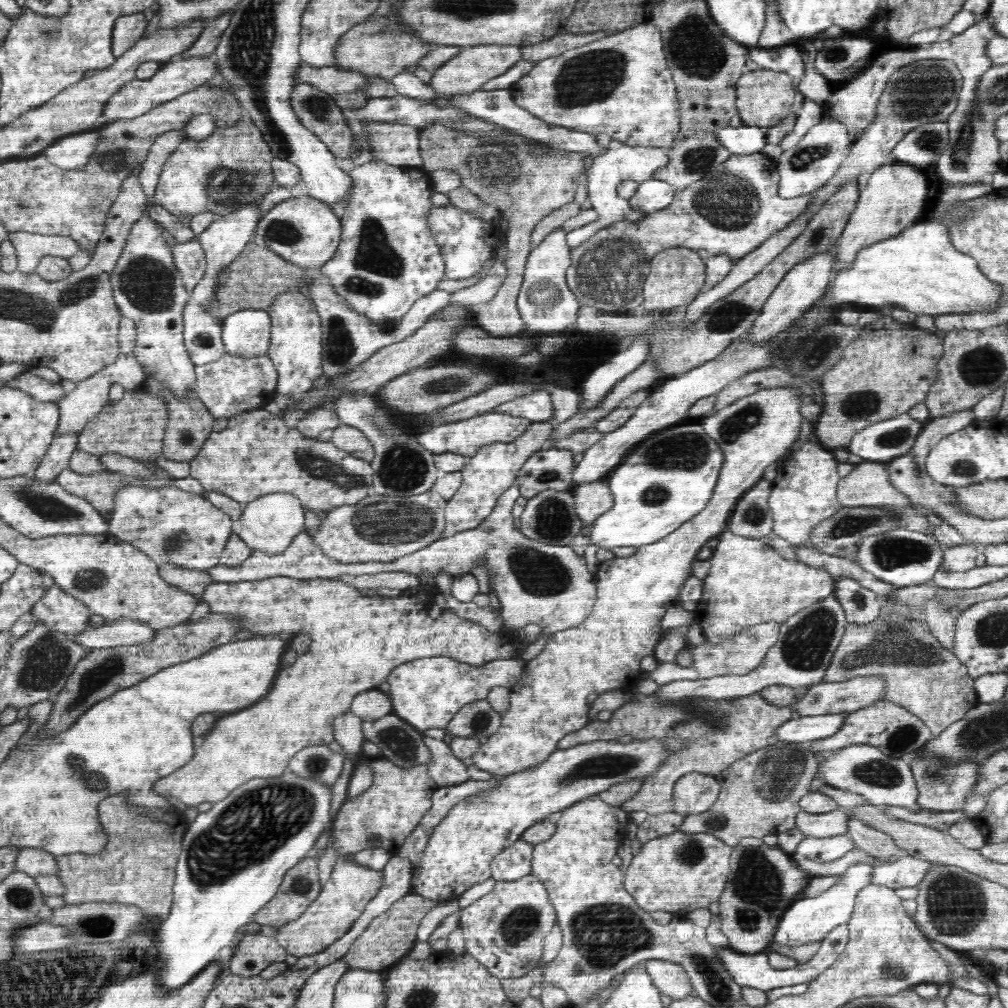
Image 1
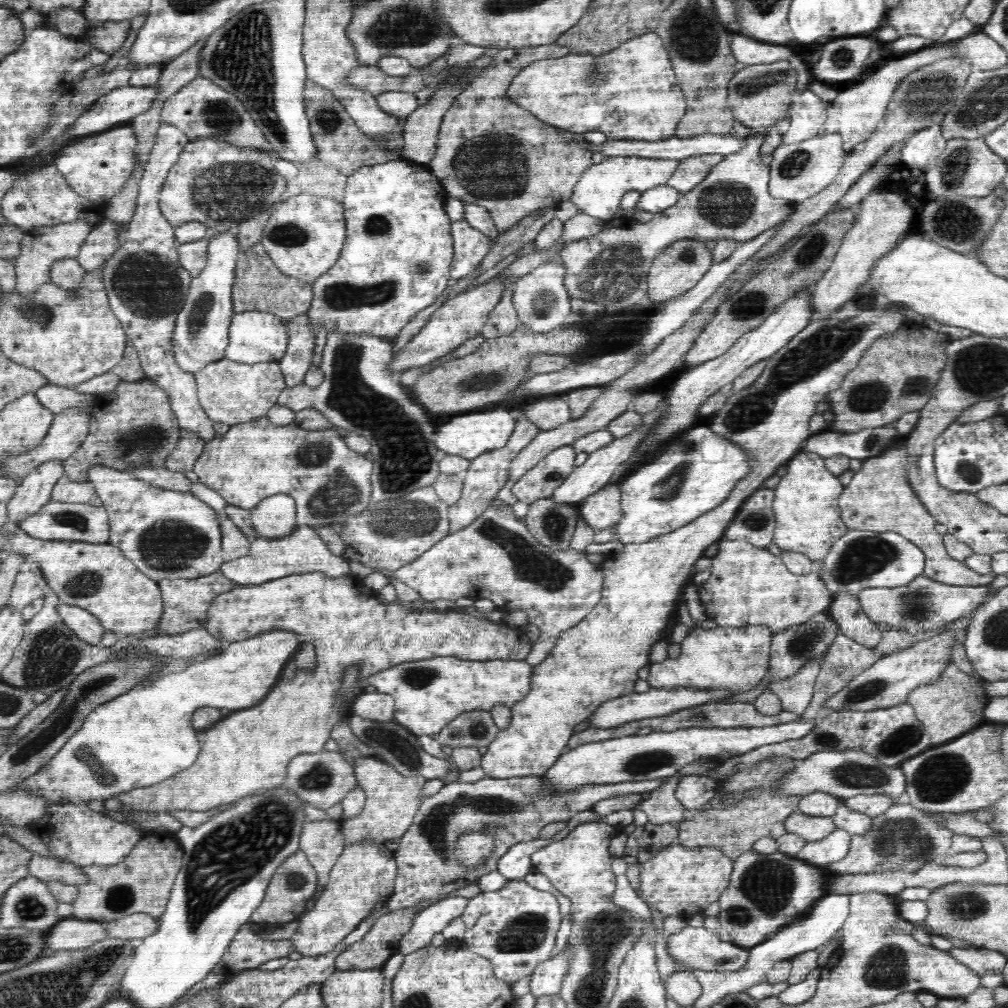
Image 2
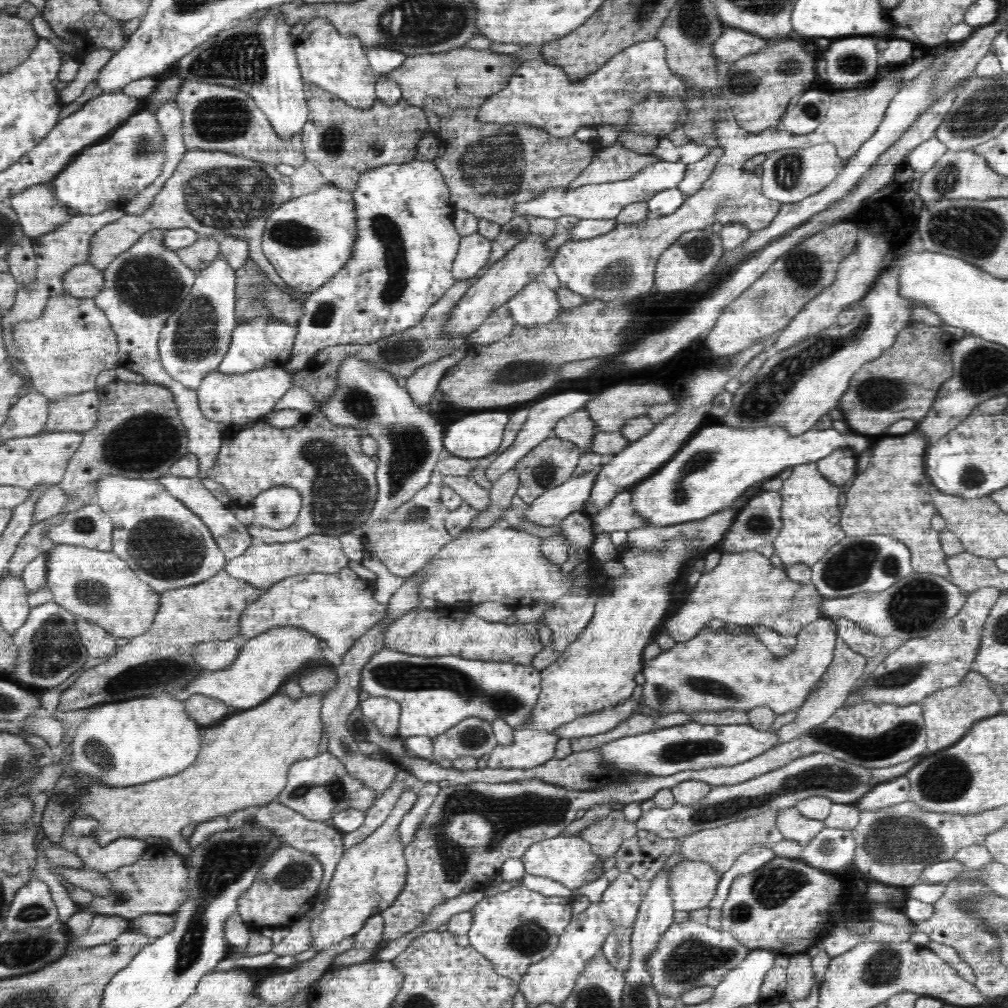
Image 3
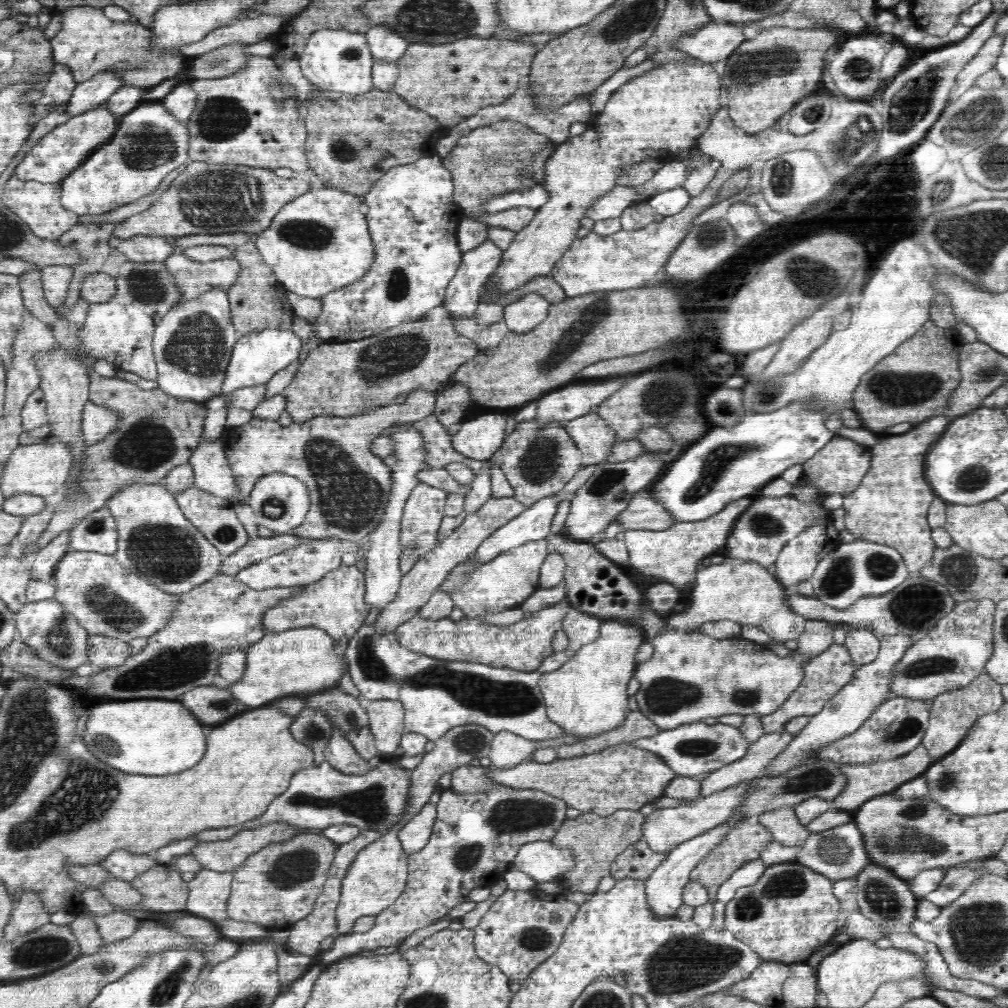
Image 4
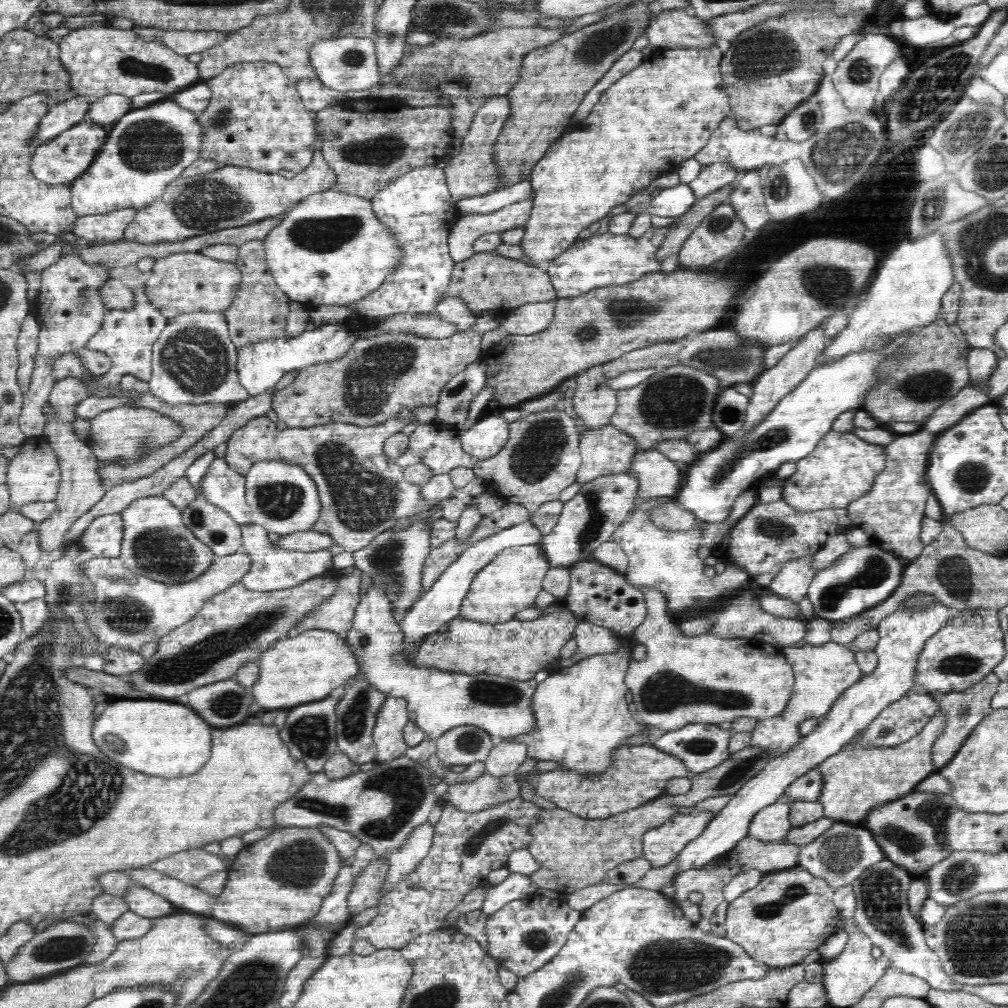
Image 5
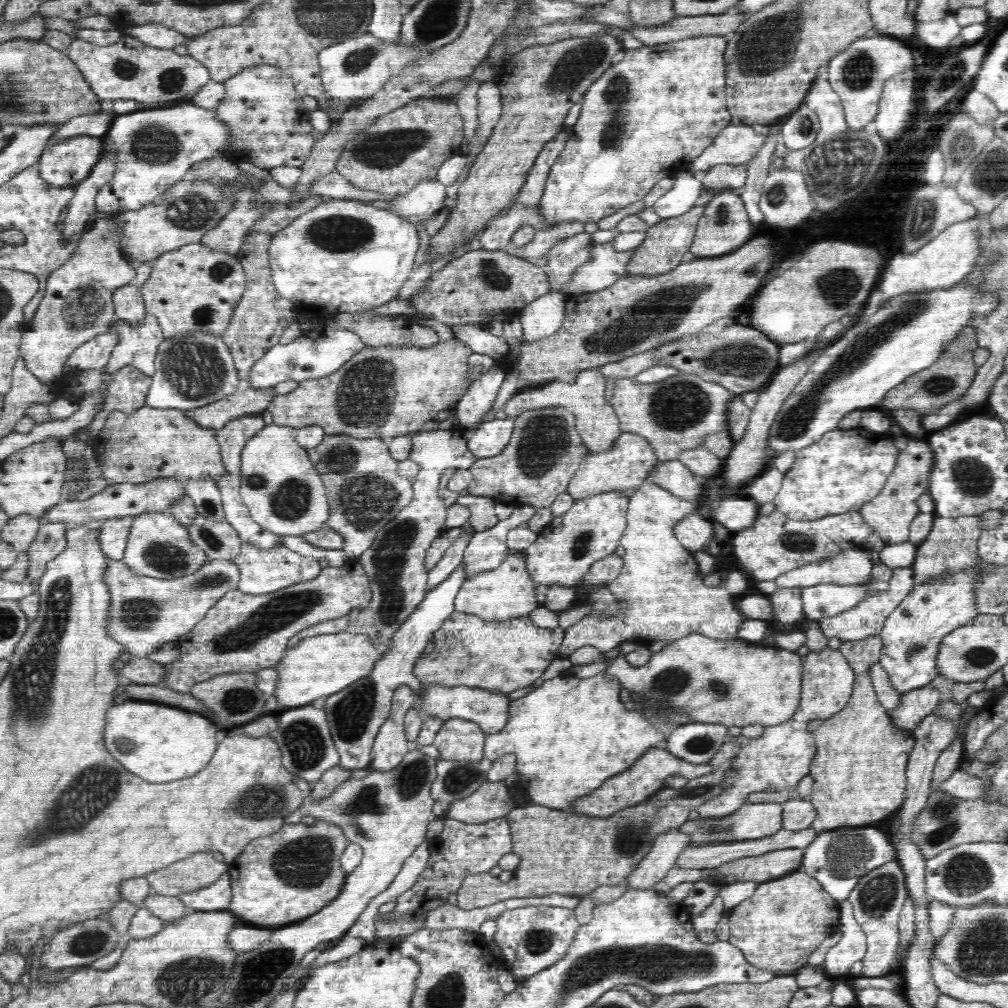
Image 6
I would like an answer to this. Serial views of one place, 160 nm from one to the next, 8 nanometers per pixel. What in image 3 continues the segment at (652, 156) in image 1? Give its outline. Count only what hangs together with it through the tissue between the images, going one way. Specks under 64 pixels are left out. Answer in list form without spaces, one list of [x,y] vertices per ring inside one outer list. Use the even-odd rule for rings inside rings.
[[[660,161],[642,168],[636,176],[616,182],[604,184],[584,184],[578,188],[558,187],[545,190],[544,193],[528,202],[518,203],[513,206],[515,216],[526,214],[550,219],[560,216],[577,216],[579,219],[616,219],[620,211],[628,204],[634,202],[648,202],[654,194],[678,186],[684,178],[687,165],[682,163]]]

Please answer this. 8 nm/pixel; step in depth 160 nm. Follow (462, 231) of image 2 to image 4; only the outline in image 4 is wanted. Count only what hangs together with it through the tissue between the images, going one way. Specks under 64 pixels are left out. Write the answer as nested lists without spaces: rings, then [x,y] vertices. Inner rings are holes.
[[[492,241],[482,242],[462,255],[462,262],[445,292],[443,306],[452,319],[472,319],[479,306],[480,290],[500,262],[503,250]]]

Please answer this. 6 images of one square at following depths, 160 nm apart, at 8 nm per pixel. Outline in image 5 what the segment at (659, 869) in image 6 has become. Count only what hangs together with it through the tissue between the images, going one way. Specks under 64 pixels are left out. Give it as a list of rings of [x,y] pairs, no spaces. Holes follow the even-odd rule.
[[[700,812],[698,814],[678,814],[668,818],[664,824],[648,830],[643,837],[643,857],[650,862],[651,868],[662,868],[670,864],[680,851],[684,849],[692,840],[703,834],[707,824],[716,816],[711,812]]]

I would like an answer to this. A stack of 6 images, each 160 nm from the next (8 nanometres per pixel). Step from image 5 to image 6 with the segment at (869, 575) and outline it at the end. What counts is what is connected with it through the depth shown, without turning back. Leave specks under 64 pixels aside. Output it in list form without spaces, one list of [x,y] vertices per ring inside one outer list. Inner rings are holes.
[[[868,578],[860,584],[818,584],[802,589],[801,601],[804,618],[819,621],[820,619],[836,616],[851,609],[872,591],[886,591],[890,588],[889,581]]]

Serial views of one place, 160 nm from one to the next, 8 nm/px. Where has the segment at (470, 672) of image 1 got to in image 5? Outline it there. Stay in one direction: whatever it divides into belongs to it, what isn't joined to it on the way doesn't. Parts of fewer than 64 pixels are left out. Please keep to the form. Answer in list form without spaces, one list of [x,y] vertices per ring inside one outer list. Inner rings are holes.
[[[373,584],[360,600],[355,610],[352,628],[343,636],[346,643],[352,647],[358,665],[359,677],[366,679],[376,689],[386,696],[402,697],[406,699],[408,718],[424,730],[427,738],[436,740],[441,734],[451,728],[464,725],[478,726],[494,738],[513,737],[535,729],[535,718],[531,709],[531,700],[539,685],[535,679],[513,680],[507,676],[495,674],[464,674],[450,672],[437,668],[422,668],[403,657],[403,634],[399,627],[399,620],[392,614],[392,605],[386,598],[383,586]]]

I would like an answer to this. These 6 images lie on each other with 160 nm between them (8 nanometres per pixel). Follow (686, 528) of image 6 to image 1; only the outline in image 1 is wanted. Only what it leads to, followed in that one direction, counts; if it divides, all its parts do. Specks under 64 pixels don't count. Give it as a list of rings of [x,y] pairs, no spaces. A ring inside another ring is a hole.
[[[606,480],[584,482],[571,489],[574,495],[575,511],[584,525],[590,525],[600,514],[608,512],[614,504]]]

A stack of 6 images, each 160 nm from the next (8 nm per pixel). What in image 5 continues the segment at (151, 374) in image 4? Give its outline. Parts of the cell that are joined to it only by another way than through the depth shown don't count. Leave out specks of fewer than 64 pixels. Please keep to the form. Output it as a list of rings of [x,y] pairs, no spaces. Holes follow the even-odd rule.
[[[140,286],[133,290],[135,294],[135,304],[131,310],[108,310],[105,315],[101,330],[87,342],[88,350],[98,350],[104,352],[112,362],[110,370],[105,375],[99,376],[100,388],[90,389],[89,396],[99,396],[108,398],[110,393],[104,391],[106,386],[116,387],[123,375],[132,374],[140,380],[149,382],[152,374],[152,354],[153,344],[162,335],[168,320],[162,317],[162,313],[150,304],[146,295],[146,286]]]

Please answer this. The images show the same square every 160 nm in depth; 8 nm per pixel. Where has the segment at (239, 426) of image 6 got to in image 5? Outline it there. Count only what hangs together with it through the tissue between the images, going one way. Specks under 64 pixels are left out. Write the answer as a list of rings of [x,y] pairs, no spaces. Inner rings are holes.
[[[432,404],[412,407],[404,415],[392,419],[392,421],[372,427],[358,427],[336,422],[309,428],[287,427],[280,431],[276,427],[276,423],[271,422],[266,415],[257,416],[251,418],[250,422],[246,422],[244,426],[232,434],[232,437],[225,444],[226,452],[223,459],[233,471],[240,473],[242,476],[245,476],[250,467],[259,460],[282,459],[282,461],[296,463],[296,465],[302,467],[316,483],[318,495],[320,495],[321,510],[312,529],[332,537],[335,544],[342,546],[343,550],[354,552],[364,548],[381,532],[392,528],[400,518],[420,514],[420,512],[435,508],[420,493],[421,485],[411,484],[403,480],[404,468],[386,456],[383,446],[388,438],[401,432],[406,424],[415,422],[436,424],[436,407]]]

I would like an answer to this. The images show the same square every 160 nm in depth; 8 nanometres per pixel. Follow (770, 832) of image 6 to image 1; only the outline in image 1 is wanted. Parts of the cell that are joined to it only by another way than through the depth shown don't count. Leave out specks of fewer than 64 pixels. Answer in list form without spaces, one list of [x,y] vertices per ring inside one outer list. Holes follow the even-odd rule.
[[[843,808],[818,815],[801,811],[796,817],[794,827],[805,837],[827,838],[847,833],[848,819],[849,813]]]

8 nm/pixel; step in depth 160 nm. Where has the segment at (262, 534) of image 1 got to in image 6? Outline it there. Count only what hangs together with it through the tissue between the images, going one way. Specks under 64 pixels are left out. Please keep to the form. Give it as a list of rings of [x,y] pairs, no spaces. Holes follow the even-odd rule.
[[[266,425],[254,438],[250,438],[241,452],[240,494],[254,522],[280,536],[303,536],[326,526],[330,505],[324,483],[312,465],[306,449],[295,440],[296,430],[290,426]]]

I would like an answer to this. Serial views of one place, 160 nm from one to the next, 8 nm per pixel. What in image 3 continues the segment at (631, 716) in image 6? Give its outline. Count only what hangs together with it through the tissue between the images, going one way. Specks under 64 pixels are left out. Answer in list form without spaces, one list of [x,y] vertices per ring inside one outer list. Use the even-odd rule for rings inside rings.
[[[683,536],[670,538],[670,542],[664,546],[662,552],[647,552],[627,544],[620,552],[619,560],[626,567],[625,575],[621,577],[604,578],[604,594],[600,594],[595,604],[594,616],[588,622],[588,626],[582,630],[582,634],[568,644],[554,664],[541,671],[541,690],[536,706],[530,714],[529,724],[514,730],[514,738],[508,746],[497,744],[489,754],[488,768],[506,768],[507,770],[528,770],[544,764],[554,758],[554,747],[560,739],[553,734],[555,728],[567,725],[588,714],[594,714],[598,710],[608,710],[612,706],[624,704],[631,698],[632,691],[637,685],[634,676],[641,672],[643,667],[643,652],[645,646],[652,643],[656,634],[656,628],[663,624],[664,614],[668,612],[672,602],[672,584],[682,572],[684,564],[692,558],[699,557],[703,547],[703,540],[685,540]]]

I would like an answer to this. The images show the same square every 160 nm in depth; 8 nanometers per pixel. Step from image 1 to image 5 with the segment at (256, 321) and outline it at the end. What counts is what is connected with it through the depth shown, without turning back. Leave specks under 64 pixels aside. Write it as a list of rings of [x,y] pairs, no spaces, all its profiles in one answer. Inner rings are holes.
[[[339,323],[316,327],[294,338],[270,338],[258,344],[243,346],[238,351],[237,358],[240,383],[248,391],[250,397],[262,394],[264,390],[278,384],[278,380],[288,372],[304,371],[310,366],[333,362],[347,356],[357,338],[345,324]]]

